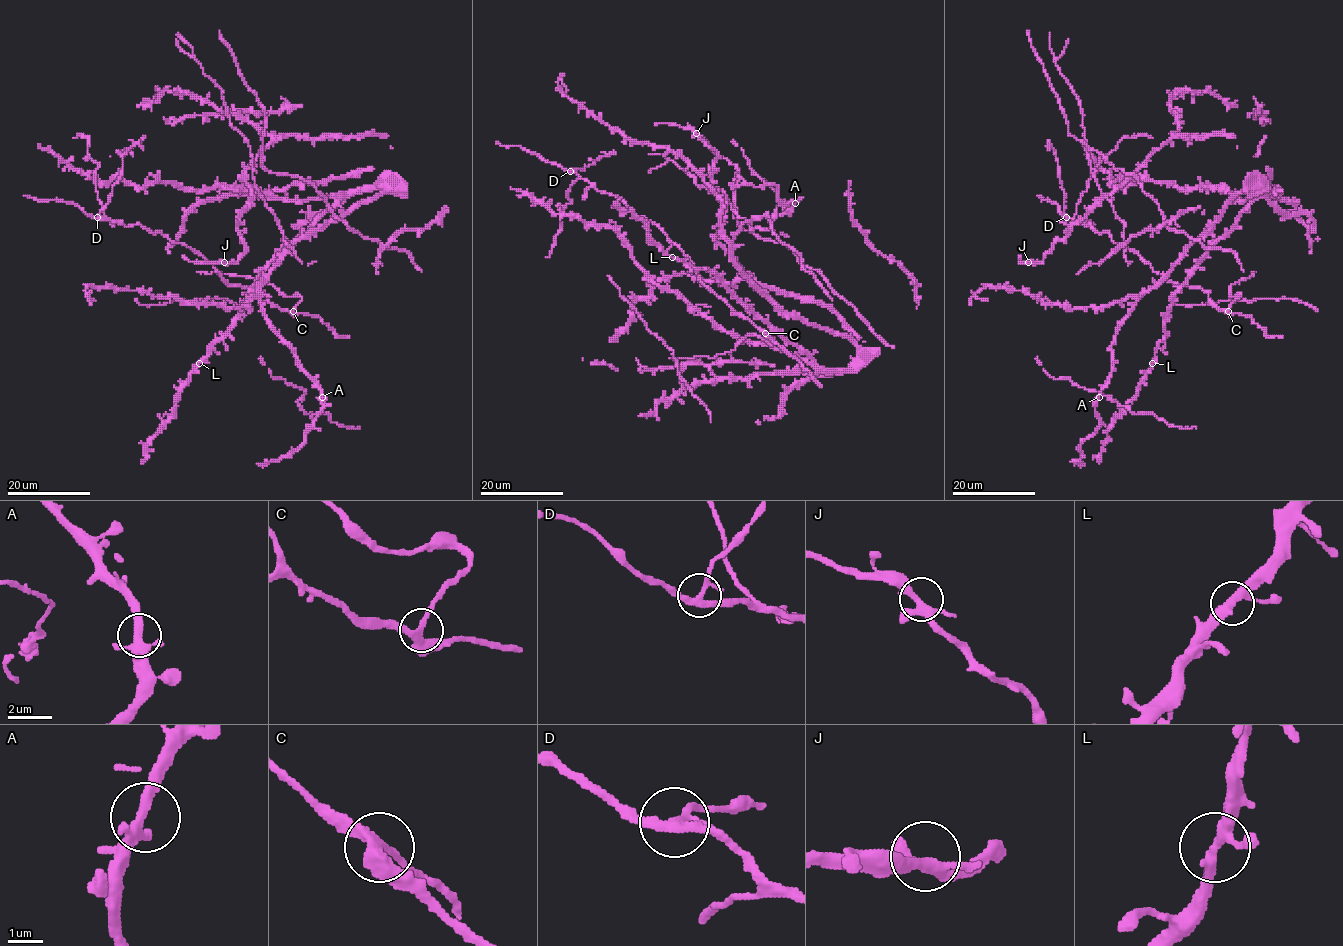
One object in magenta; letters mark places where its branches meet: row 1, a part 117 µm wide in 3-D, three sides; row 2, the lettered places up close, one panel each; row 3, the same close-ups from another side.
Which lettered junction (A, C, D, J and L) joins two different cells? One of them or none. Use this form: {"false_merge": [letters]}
{"false_merge": ["D"]}

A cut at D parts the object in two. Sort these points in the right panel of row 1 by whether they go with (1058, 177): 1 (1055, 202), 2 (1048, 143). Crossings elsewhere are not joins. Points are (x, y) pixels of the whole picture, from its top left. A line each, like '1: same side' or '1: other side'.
1: other side
2: same side

